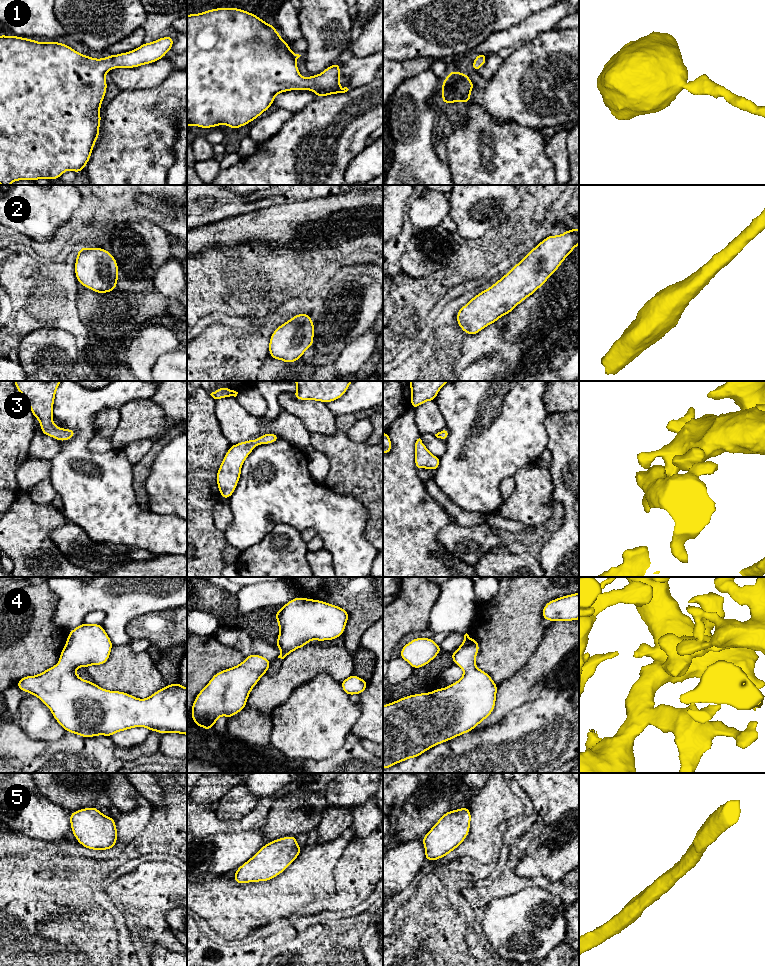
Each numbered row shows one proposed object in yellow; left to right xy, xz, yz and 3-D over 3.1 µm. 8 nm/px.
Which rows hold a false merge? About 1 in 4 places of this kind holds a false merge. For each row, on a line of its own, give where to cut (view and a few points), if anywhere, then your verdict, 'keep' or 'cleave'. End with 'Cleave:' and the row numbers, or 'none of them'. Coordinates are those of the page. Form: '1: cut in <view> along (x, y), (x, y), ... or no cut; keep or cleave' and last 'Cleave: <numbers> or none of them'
1: no cut; keep
2: no cut; keep
3: no cut; keep
4: no cut; keep
5: no cut; keep
Cleave: none of them

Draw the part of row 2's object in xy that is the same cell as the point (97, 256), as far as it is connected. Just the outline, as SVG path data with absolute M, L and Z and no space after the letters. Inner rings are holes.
M79 248L75 261L78 282L98 294L112 292L118 281L118 264L103 248Z

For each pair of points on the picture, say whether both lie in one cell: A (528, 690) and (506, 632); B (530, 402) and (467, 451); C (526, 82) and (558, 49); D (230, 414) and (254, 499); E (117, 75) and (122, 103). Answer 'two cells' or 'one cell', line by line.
A: two cells
B: one cell
C: one cell
D: two cells
E: two cells

